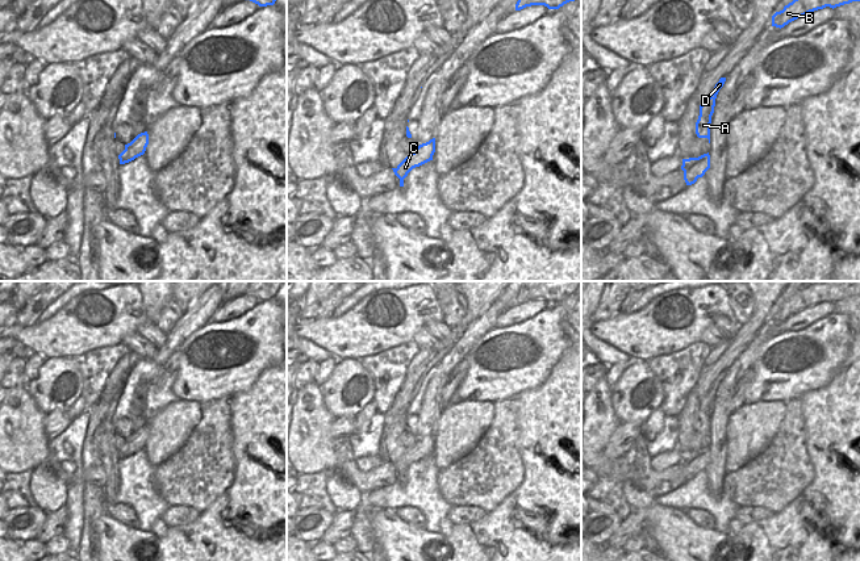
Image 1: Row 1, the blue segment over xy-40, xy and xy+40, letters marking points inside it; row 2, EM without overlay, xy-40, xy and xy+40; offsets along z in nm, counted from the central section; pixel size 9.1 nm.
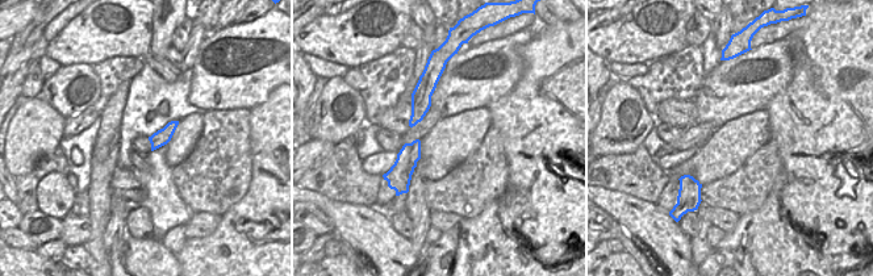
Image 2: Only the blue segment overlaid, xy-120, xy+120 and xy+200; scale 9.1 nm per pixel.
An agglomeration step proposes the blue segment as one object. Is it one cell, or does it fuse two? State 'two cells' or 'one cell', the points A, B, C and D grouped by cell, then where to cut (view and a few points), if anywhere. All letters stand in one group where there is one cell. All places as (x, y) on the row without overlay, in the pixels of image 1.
two cells; A B D / C; cut in xy+40 along (698, 451), (698, 455), (688, 467), (691, 473)

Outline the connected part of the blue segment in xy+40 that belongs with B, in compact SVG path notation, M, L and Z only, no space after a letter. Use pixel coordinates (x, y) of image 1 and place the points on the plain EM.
M818 281L814 285L805 285L772 310L772 321L781 323L810 306L826 301L834 303L852 296L860 296L860 281Z

